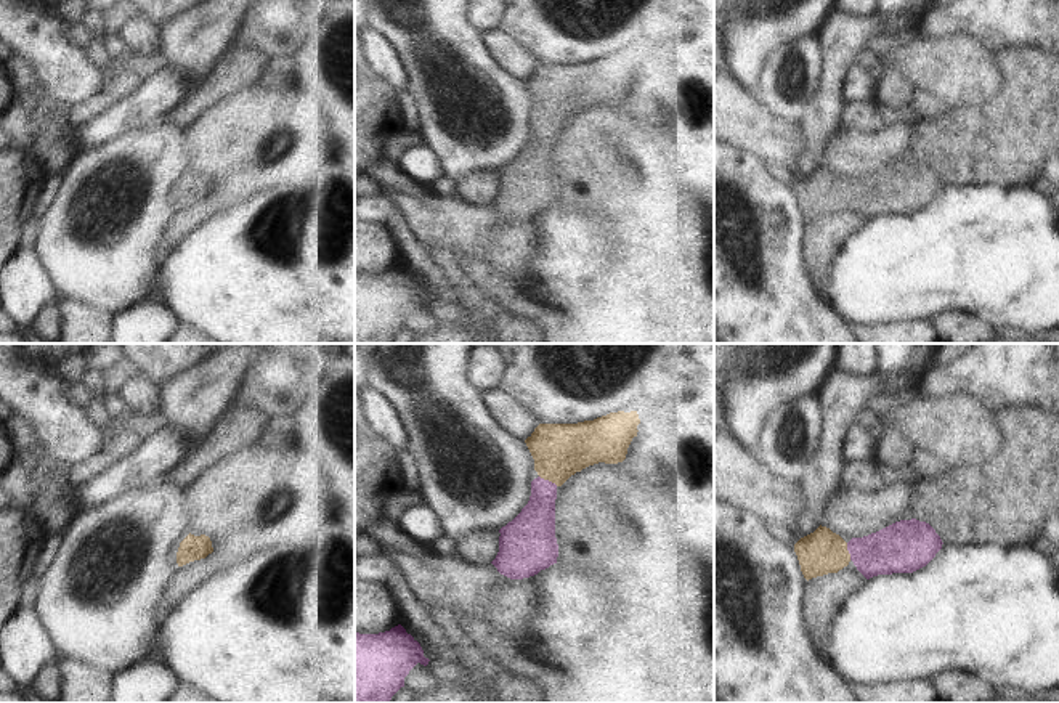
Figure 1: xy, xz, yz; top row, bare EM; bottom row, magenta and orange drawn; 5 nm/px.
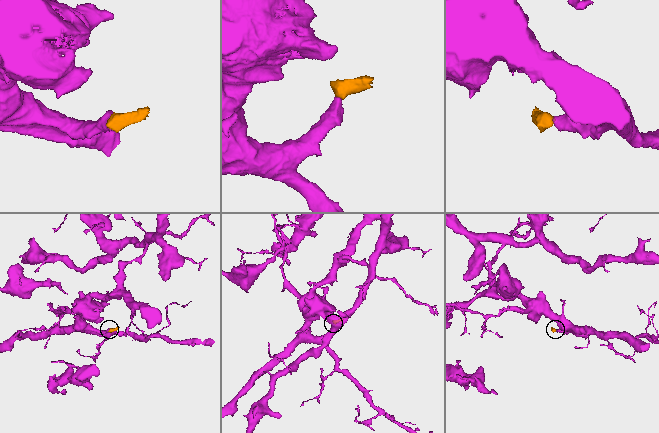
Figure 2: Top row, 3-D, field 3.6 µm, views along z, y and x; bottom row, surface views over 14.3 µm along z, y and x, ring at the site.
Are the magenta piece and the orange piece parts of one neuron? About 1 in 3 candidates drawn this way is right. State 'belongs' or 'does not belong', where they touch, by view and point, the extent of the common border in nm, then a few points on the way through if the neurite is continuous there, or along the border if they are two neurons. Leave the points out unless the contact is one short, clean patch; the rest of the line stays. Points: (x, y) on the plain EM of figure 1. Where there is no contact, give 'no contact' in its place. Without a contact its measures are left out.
belongs; contact xz (547, 121); length 110 nm

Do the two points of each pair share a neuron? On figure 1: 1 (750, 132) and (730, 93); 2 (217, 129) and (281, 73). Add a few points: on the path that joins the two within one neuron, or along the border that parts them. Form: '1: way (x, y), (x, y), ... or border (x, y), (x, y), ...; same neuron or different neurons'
1: way (743, 122), (730, 109), (730, 103); same neuron
2: border (267, 77), (289, 79); different neurons

